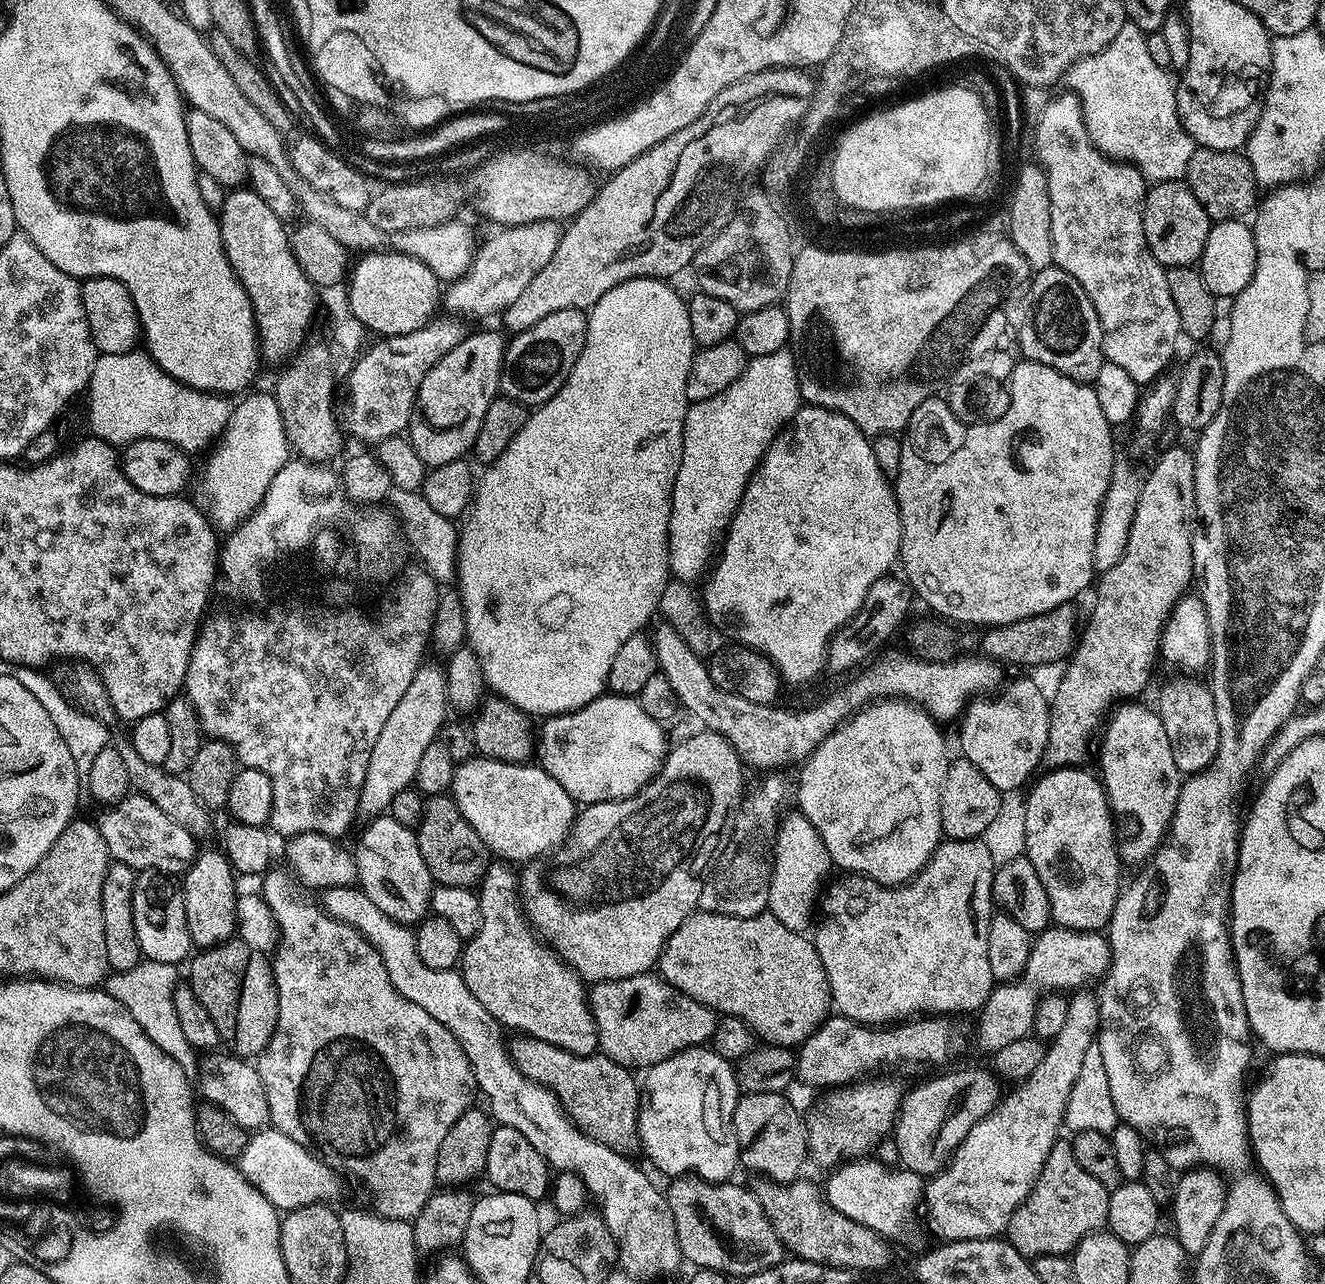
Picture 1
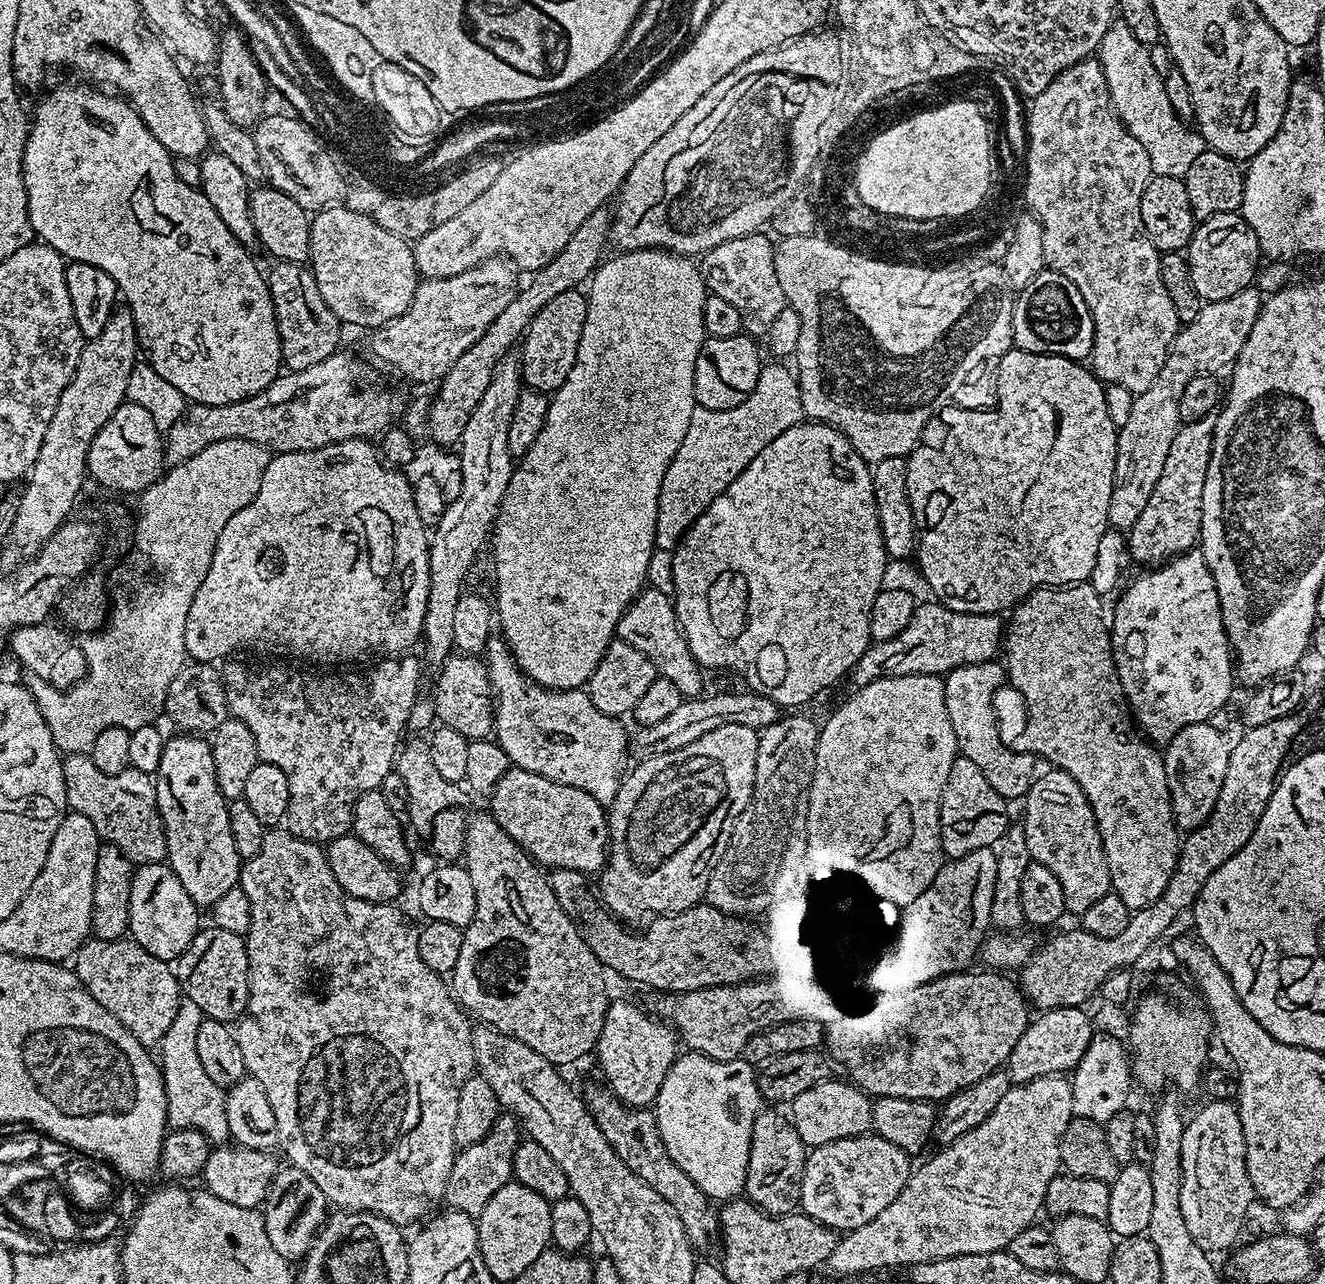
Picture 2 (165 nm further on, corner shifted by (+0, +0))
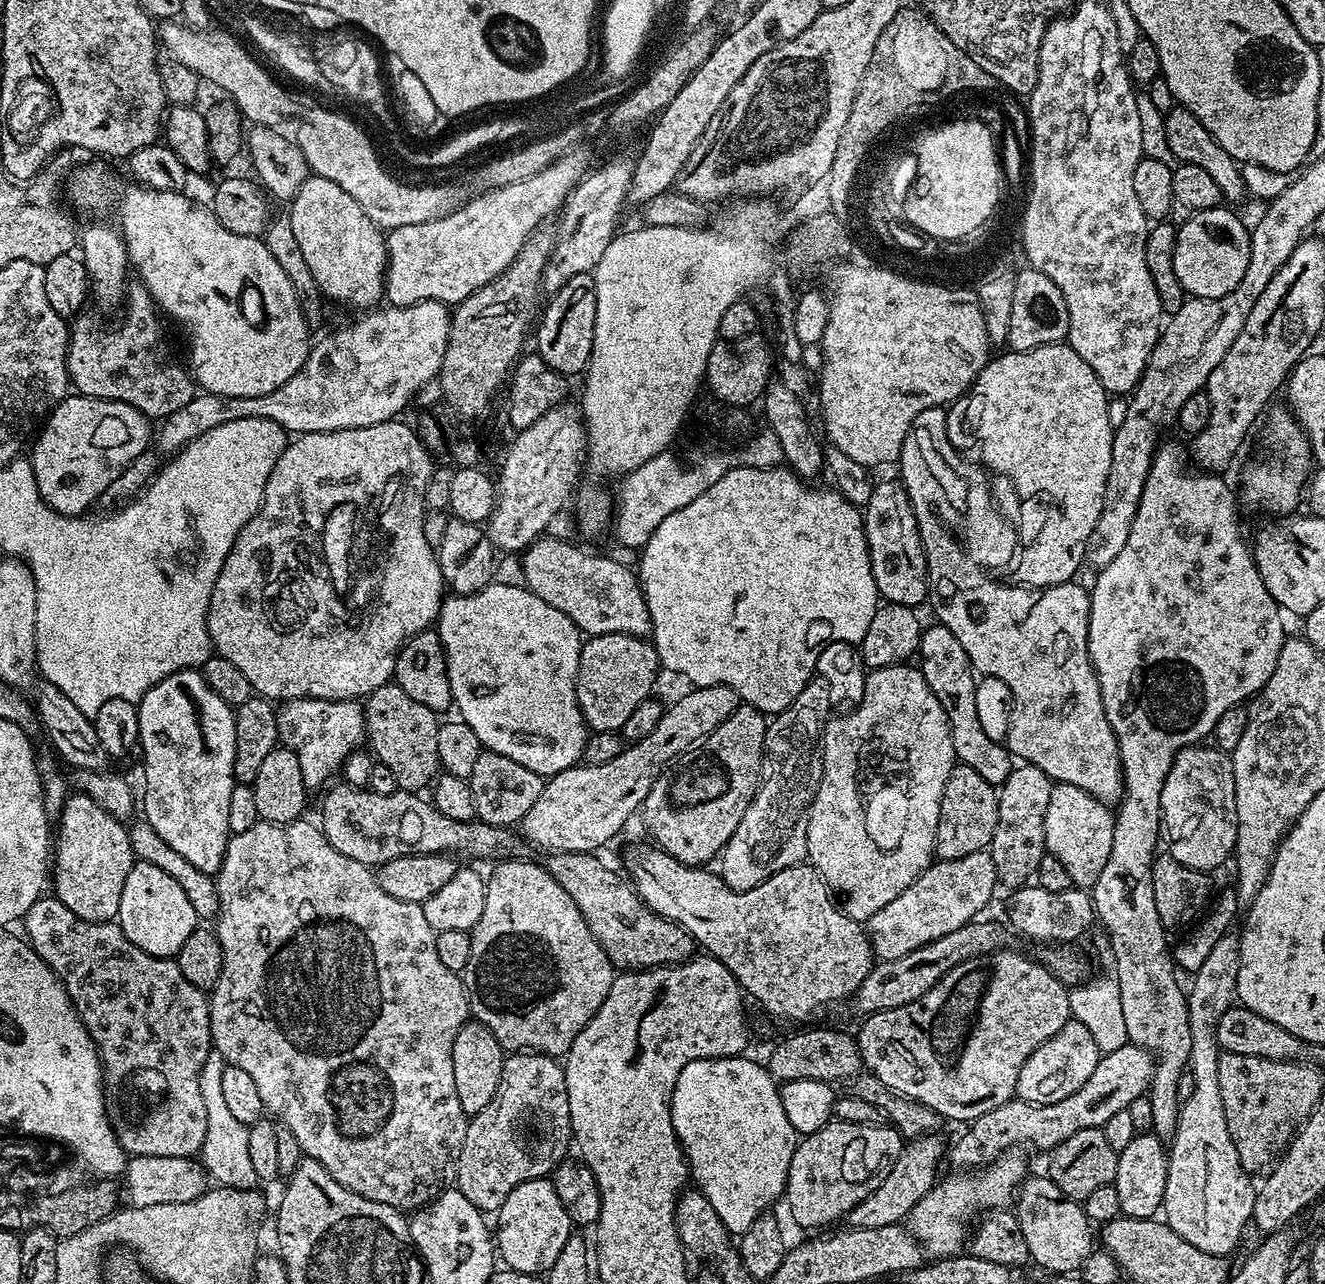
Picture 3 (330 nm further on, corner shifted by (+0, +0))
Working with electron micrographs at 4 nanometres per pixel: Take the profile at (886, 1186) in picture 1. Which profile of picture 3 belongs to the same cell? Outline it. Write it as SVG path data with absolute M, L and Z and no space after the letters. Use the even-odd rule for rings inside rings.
M832 1118L816 1133L805 1135L794 1150L794 1158L790 1162L786 1185L788 1212L792 1215L793 1222L800 1228L820 1230L823 1229L820 1228L823 1224L832 1224L839 1216L840 1219L847 1217L848 1211L854 1206L858 1206L858 1202L862 1202L862 1198L866 1198L871 1192L878 1190L878 1186L882 1186L882 1178L886 1178L886 1174L890 1174L890 1166L894 1166L904 1145L905 1141L895 1128L885 1126L880 1122L859 1124Z

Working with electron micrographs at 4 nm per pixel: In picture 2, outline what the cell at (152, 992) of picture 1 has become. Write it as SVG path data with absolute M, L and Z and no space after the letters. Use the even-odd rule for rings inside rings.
M182 998L174 1023L158 1045L159 1051L161 1050L158 1058L167 1090L167 1120L171 1129L194 1128L203 1133L211 1143L222 1144L229 1139L229 1123L226 1121L225 1110L226 1092L207 1077L198 1057L195 1039L203 1019L204 1015L198 1006L189 999Z

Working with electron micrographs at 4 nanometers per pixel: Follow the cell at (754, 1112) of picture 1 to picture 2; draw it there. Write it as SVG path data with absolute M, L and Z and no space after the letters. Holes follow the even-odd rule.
M760 1111L752 1131L750 1162L743 1195L758 1205L767 1216L779 1218L793 1215L800 1208L802 1174L807 1157L805 1144L791 1119L784 1117L783 1120L776 1112Z

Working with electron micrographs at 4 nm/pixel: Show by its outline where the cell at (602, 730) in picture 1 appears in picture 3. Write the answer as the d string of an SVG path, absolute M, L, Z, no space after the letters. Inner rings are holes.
M493 582L482 590L478 590L473 596L449 595L440 608L439 616L436 617L434 631L440 636L440 645L444 647L444 661L448 671L452 704L460 711L457 712L459 719L468 724L470 730L474 730L474 734L478 734L481 745L487 751L506 754L506 758L514 758L514 762L526 766L526 770L534 770L534 774L547 778L567 768L574 768L581 763L584 747L590 735L590 729L585 724L584 715L581 714L576 701L576 675L578 674L582 633L569 616L562 614L562 610L554 610L554 606L542 602L542 598L538 598L538 594L534 594L526 586L517 584Z

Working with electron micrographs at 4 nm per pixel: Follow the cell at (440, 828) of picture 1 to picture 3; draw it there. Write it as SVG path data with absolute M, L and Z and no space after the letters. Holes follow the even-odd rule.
M395 682L378 686L378 690L366 697L363 705L366 744L371 755L379 763L390 766L397 789L415 793L427 789L441 771L438 758L441 717L430 710L430 706L414 702L414 698L410 698L410 694L406 694L406 690L399 688Z

